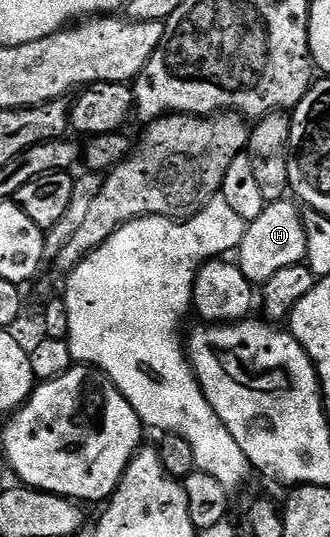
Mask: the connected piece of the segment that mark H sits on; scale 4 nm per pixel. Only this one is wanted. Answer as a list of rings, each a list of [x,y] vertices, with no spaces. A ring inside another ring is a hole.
[[[292,199],[270,201],[265,204],[258,219],[247,222],[238,250],[238,264],[242,275],[246,275],[246,279],[250,279],[253,286],[263,287],[277,271],[282,271],[282,267],[301,264],[305,255],[306,231],[301,206]]]

